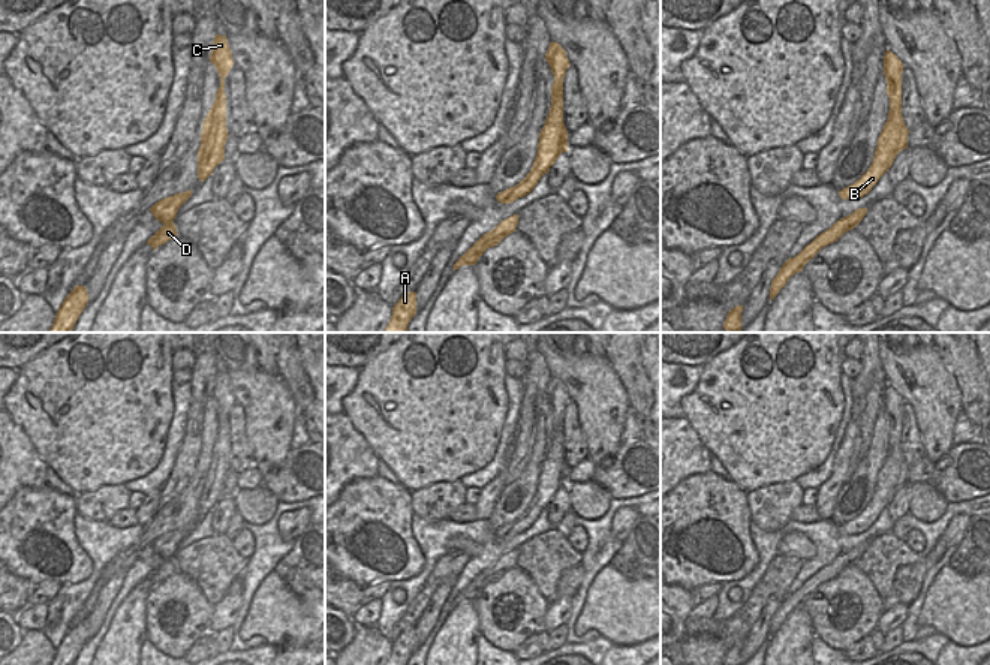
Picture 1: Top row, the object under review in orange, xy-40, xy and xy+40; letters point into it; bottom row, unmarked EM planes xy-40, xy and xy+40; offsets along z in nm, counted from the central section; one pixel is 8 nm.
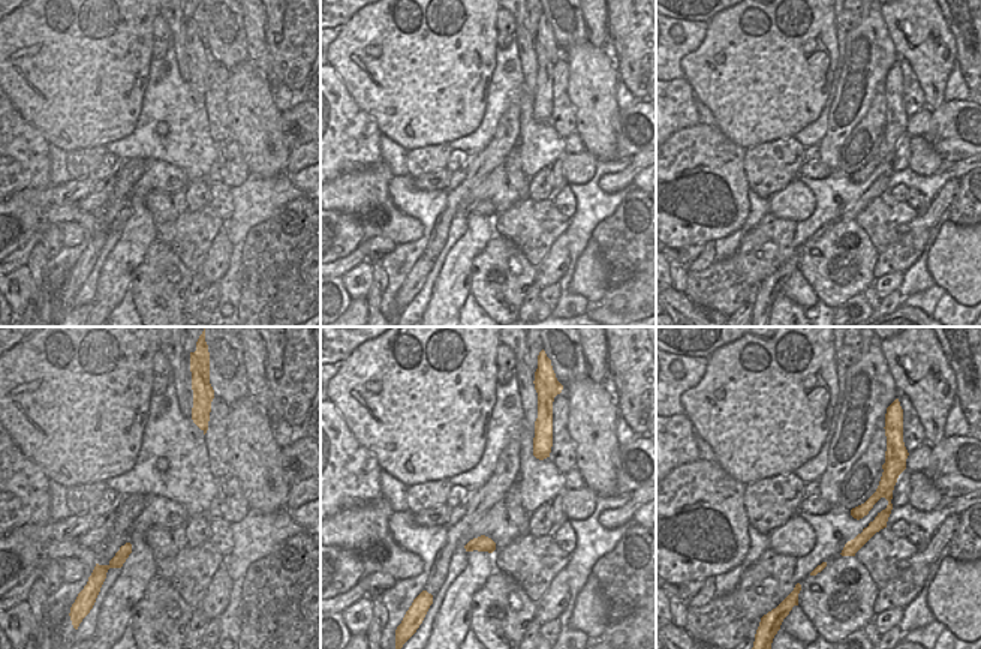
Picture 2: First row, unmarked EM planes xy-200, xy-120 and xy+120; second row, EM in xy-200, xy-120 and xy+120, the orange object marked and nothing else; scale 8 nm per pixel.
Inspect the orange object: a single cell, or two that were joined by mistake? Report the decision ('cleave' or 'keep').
cleave

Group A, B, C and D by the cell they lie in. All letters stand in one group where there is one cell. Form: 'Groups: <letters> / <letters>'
Groups: A B / C D.

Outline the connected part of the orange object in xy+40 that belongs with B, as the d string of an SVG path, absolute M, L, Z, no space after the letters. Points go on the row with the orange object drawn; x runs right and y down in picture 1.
M887 120L875 150L873 162L866 174L854 184L839 190L842 199L858 199L867 195L878 180L891 168L899 154L899 126L891 126Z

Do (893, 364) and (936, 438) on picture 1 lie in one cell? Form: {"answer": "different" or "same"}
{"answer": "same"}

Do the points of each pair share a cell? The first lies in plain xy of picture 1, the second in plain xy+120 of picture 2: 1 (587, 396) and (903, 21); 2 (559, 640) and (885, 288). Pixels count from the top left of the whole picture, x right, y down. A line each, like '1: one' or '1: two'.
1: one
2: two

